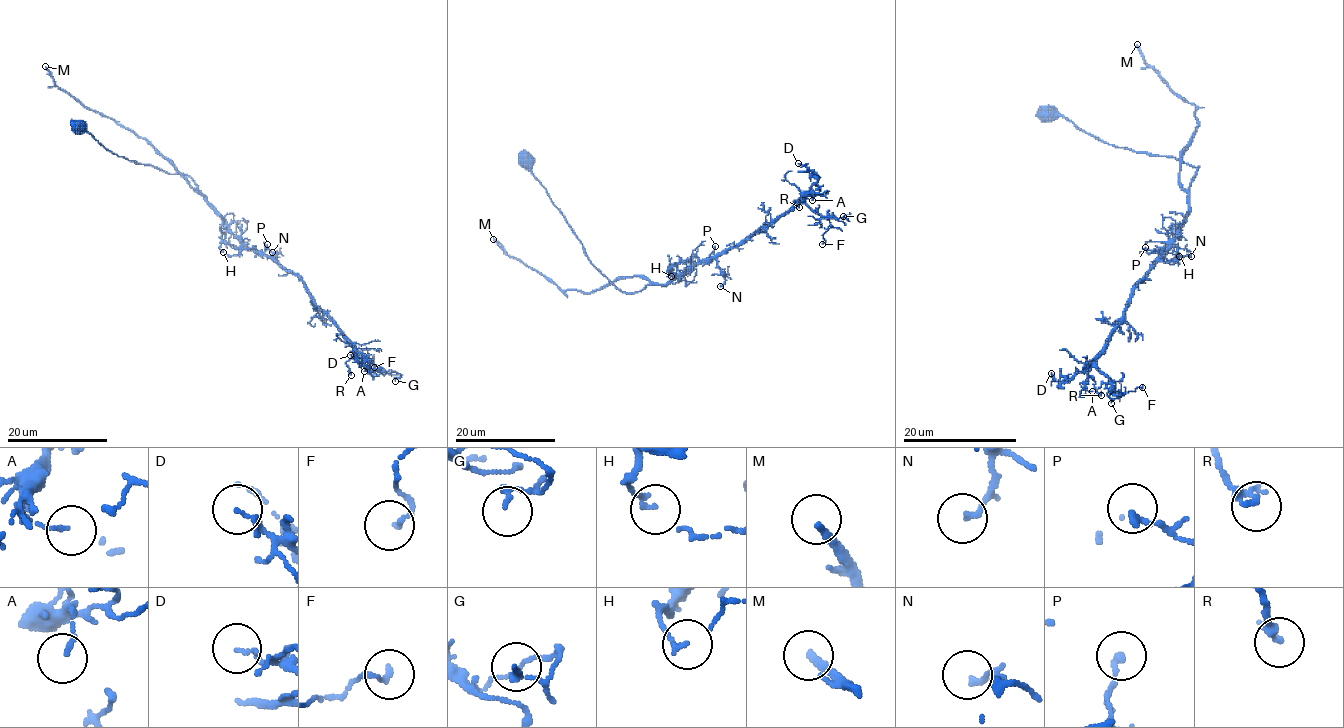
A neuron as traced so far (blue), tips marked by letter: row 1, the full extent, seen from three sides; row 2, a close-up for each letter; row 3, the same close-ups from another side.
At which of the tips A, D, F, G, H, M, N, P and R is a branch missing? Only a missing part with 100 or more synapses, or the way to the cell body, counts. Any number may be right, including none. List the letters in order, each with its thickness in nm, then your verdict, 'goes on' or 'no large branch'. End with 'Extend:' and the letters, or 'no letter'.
A: 110 nm | no large branch
D: 120 nm | no large branch
F: 140 nm | no large branch
G: 180 nm | no large branch
H: 80 nm | no large branch
M: 240 nm | goes on
N: 140 nm | no large branch
P: 200 nm | no large branch
R: 280 nm | no large branch
Extend: M

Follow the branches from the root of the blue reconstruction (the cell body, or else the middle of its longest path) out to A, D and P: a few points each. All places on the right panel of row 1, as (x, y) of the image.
A: (1045, 114), (1058, 112), (1117, 147), (1198, 167), (1184, 226), (1088, 365), (1084, 387), (1092, 391)
D: (1045, 114), (1198, 167), (1184, 226), (1105, 348), (1071, 378), (1051, 373)
P: (1045, 114), (1058, 112), (1117, 147), (1198, 167), (1177, 238), (1161, 256), (1145, 247)

